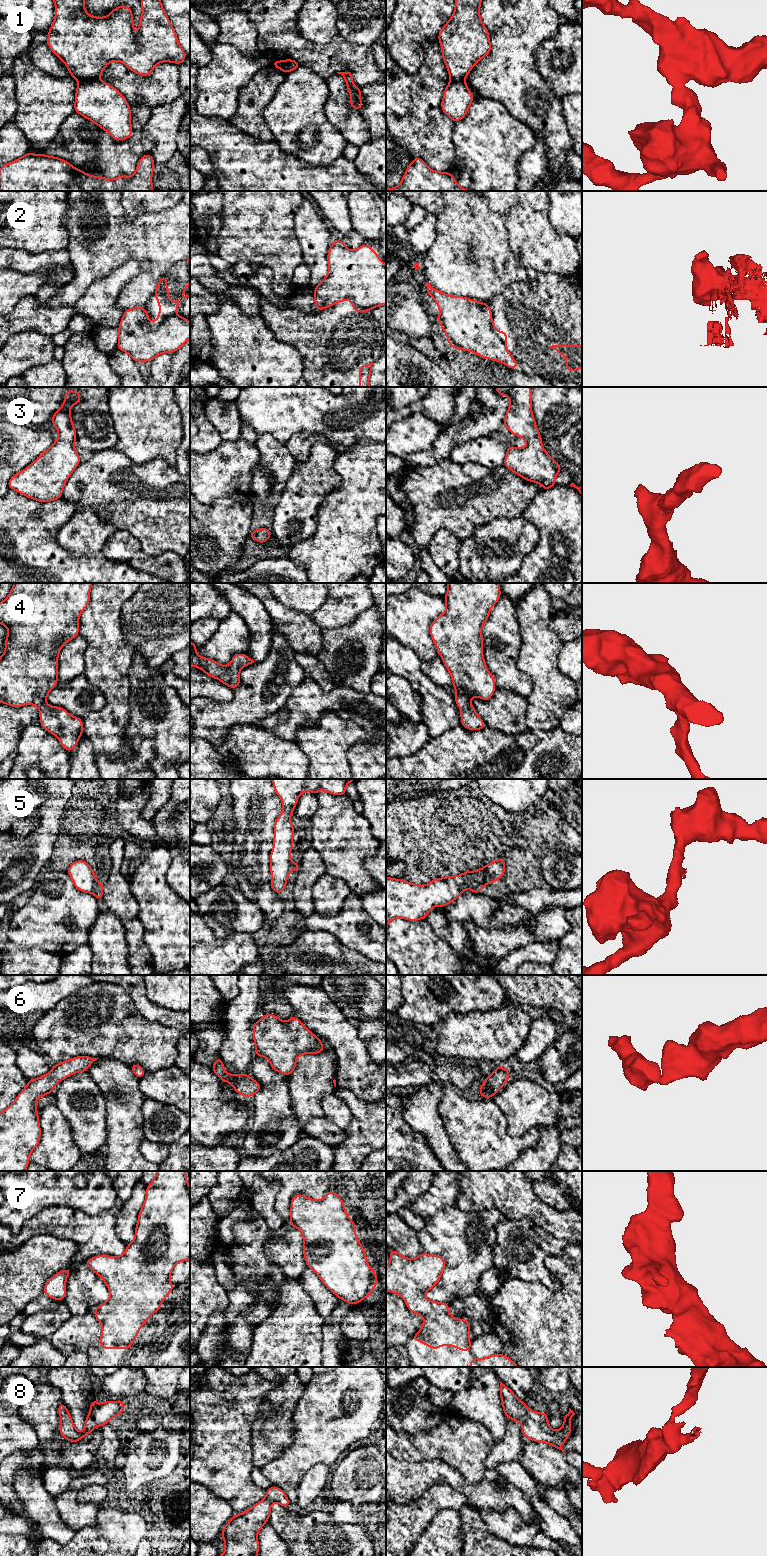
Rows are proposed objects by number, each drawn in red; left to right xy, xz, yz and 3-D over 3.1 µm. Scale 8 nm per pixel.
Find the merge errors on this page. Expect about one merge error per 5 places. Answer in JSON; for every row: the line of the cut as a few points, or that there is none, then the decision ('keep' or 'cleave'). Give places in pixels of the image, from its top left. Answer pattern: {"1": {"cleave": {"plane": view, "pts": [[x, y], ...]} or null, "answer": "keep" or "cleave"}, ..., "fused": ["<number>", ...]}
{"1": {"cleave": {"plane": "xy", "pts": [[96, 78], [78, 81]]}, "answer": "cleave"}, "2": {"cleave": {"plane": "xy", "pts": [[174, 313], [169, 315], [155, 329], [149, 328]]}, "answer": "cleave"}, "3": {"cleave": null, "answer": "keep"}, "4": {"cleave": null, "answer": "keep"}, "5": {"cleave": null, "answer": "keep"}, "6": {"cleave": null, "answer": "keep"}, "7": {"cleave": null, "answer": "keep"}, "8": {"cleave": null, "answer": "keep"}, "fused": ["1", "2"]}

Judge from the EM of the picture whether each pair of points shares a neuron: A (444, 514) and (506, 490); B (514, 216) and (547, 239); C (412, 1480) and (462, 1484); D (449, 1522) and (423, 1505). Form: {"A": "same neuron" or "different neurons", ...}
{"A": "same neuron", "B": "same neuron", "C": "same neuron", "D": "different neurons"}

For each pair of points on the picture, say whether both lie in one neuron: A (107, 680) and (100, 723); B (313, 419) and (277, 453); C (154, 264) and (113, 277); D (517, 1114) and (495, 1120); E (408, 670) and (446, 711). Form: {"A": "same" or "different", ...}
{"A": "same", "B": "different", "C": "different", "D": "different", "E": "same"}

